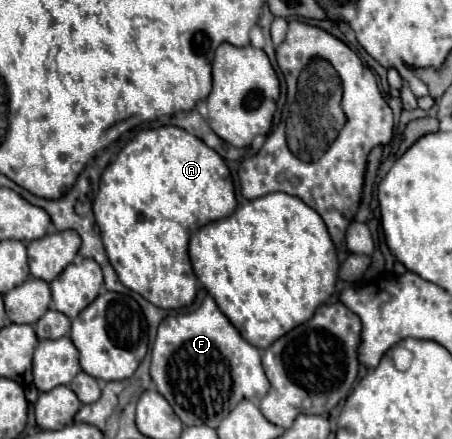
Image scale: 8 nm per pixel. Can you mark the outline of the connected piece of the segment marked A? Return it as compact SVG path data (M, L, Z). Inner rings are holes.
M176 126L140 130L122 148L116 162L104 170L100 178L100 190L92 206L108 260L116 270L120 282L158 308L182 308L194 302L196 276L188 258L190 234L200 228L198 220L202 220L204 226L208 222L230 216L234 208L234 184L226 162L200 138Z

